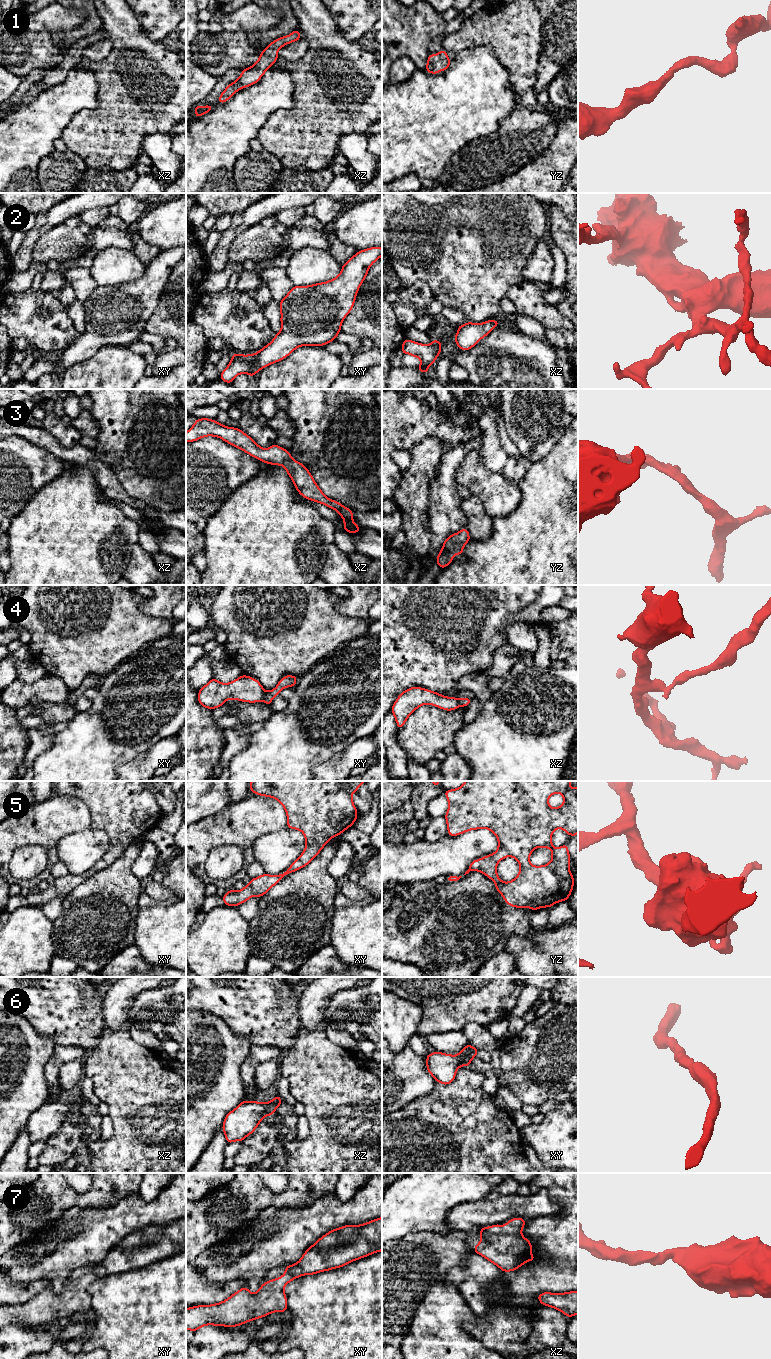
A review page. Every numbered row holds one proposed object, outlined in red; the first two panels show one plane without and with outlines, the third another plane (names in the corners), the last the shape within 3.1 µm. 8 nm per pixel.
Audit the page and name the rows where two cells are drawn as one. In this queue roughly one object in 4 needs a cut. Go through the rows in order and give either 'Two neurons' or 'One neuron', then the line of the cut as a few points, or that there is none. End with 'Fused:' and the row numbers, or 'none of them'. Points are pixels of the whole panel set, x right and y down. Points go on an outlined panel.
1: One neuron. No split
2: One neuron. No split
3: One neuron. No split
4: Two neurons. Split along xy (265, 692), (262, 699)
5: One neuron. No split
6: One neuron. No split
7: One neuron. No split
Fused: 4

